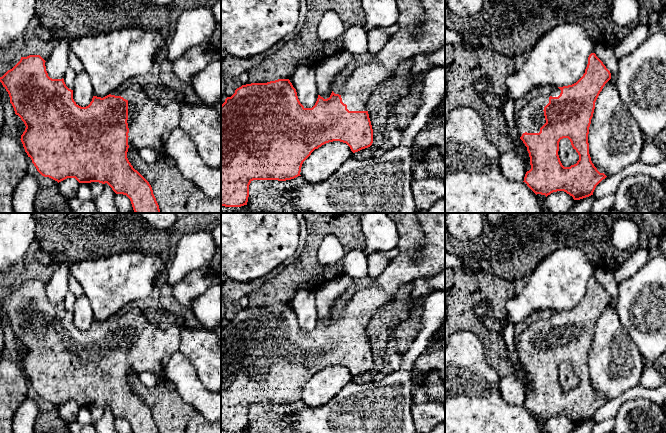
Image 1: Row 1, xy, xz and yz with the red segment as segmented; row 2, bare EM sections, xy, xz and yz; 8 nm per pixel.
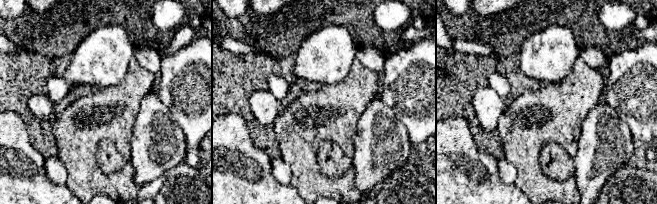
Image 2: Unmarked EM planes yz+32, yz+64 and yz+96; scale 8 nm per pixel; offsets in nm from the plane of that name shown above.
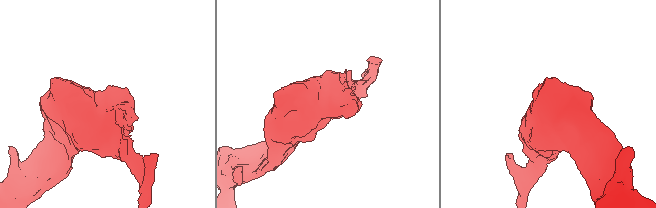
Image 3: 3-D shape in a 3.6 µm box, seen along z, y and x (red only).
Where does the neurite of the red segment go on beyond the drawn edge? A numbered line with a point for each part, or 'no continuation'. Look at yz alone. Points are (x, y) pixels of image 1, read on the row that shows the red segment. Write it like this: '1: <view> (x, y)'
1: yz (531, 118)

